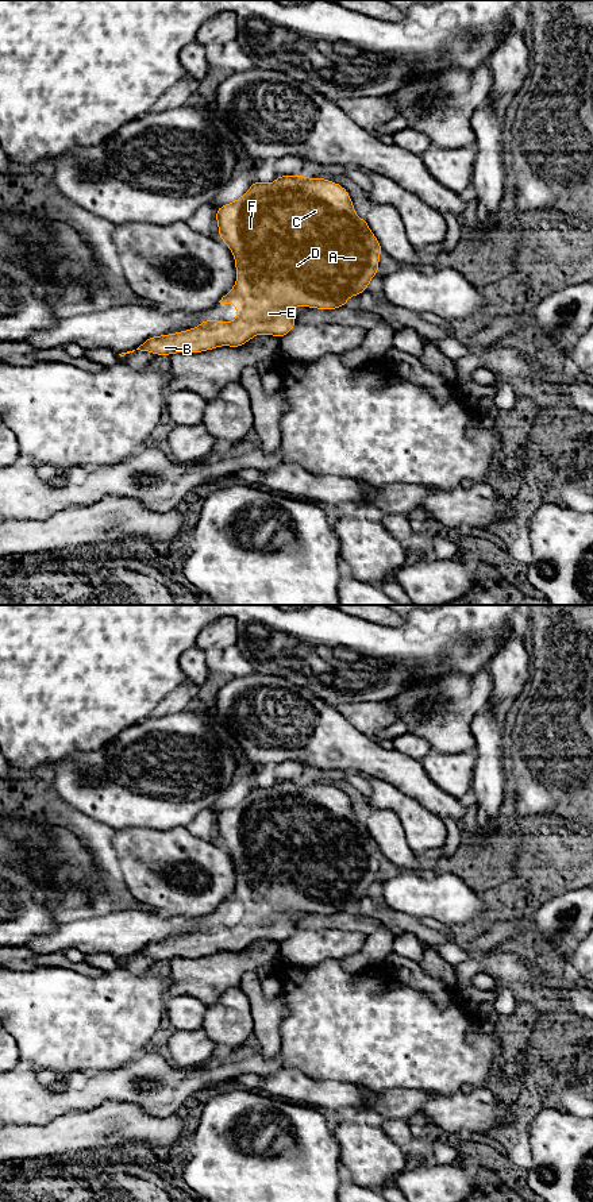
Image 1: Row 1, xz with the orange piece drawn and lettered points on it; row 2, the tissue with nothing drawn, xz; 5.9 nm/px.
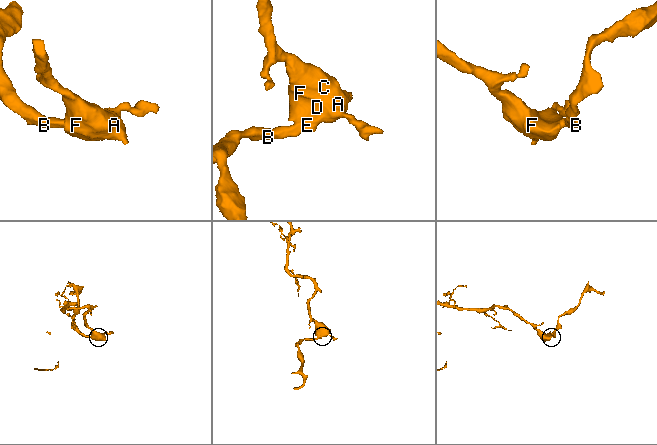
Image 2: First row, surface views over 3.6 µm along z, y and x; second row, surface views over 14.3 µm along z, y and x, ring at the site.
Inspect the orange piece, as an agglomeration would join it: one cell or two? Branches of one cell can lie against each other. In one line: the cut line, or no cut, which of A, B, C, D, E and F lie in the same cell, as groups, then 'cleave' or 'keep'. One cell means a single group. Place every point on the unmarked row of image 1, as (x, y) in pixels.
no cut | A B C D E F | keep

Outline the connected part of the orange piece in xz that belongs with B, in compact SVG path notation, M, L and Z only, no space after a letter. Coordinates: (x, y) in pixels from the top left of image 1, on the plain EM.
M277 781L277 785L270 789L257 785L238 805L216 813L216 827L220 844L234 859L236 872L236 887L219 908L235 909L236 924L234 926L201 925L199 932L149 943L136 955L172 960L203 958L220 951L240 952L262 939L282 943L296 931L292 912L324 916L344 912L351 901L361 901L367 894L380 875L382 854L367 827L355 818L351 802L342 790L321 782Z

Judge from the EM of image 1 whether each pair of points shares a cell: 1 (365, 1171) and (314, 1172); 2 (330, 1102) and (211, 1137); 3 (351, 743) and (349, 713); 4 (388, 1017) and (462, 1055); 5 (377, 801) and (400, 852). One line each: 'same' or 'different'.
1: different
2: different
3: different
4: same
5: different

